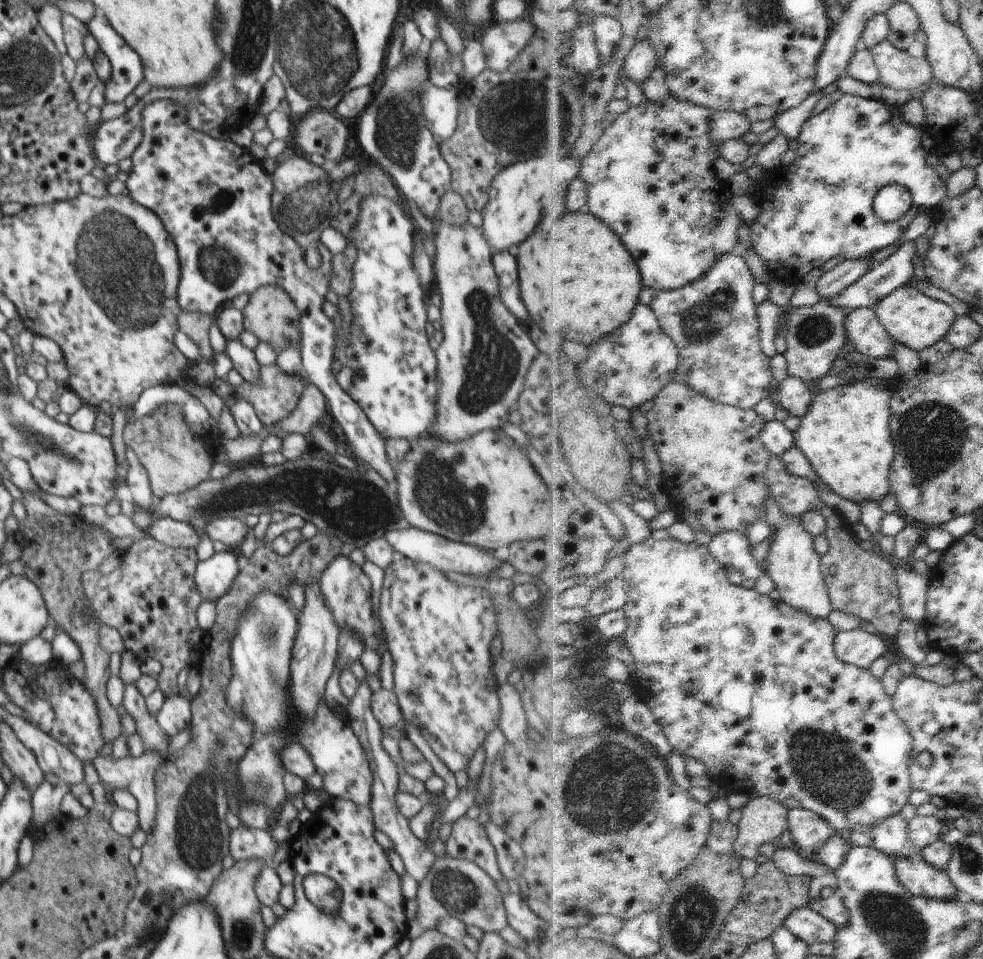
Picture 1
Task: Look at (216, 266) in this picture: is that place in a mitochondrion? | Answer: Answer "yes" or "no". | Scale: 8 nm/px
yes

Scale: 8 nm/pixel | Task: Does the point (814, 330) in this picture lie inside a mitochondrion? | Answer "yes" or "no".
yes

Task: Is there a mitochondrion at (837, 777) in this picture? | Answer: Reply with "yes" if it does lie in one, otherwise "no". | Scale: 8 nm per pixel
yes

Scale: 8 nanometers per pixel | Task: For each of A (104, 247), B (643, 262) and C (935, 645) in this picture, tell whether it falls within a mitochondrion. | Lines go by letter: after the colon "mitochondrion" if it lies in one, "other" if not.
A: mitochondrion
B: other
C: other

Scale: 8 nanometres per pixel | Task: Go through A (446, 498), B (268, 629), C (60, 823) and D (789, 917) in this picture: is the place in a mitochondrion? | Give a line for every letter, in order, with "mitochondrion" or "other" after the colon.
A: mitochondrion
B: mitochondrion
C: other
D: other

